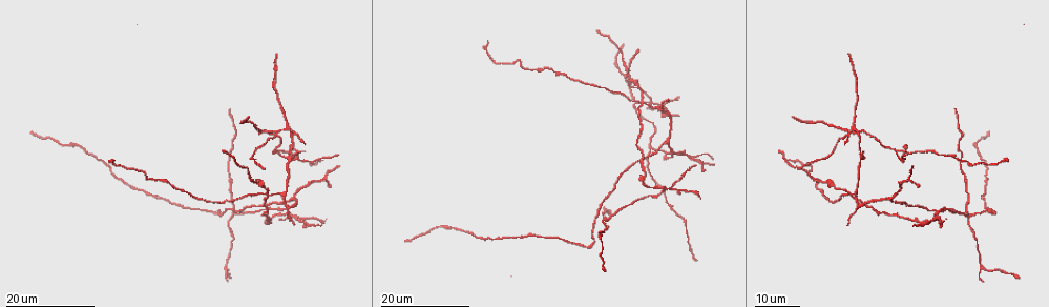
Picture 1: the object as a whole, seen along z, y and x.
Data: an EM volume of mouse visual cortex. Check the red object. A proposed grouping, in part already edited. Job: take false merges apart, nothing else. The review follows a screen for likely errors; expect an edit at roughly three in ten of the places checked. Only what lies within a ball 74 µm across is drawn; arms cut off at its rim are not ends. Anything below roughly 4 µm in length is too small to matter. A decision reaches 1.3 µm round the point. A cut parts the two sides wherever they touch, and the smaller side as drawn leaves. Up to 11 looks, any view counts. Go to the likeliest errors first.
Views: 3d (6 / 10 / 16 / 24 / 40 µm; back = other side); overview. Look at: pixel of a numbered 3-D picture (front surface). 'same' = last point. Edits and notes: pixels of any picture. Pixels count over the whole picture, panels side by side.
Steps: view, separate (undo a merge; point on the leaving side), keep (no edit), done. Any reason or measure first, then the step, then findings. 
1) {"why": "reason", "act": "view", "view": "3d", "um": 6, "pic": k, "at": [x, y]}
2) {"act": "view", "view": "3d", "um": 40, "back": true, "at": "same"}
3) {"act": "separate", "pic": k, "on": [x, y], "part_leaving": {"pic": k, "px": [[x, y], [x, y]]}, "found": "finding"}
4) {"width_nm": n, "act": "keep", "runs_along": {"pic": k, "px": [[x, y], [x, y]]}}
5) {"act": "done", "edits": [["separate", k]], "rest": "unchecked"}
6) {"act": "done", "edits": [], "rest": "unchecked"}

{"why": "looks like a crossing", "act": "view", "view": "3d", "um": 16, "pic": 1, "at": [286, 126]}

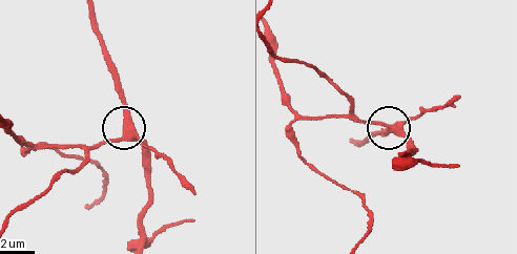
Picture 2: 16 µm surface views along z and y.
{"act": "view", "view": "3d", "um": 6, "pic": 2, "at": [127, 135]}

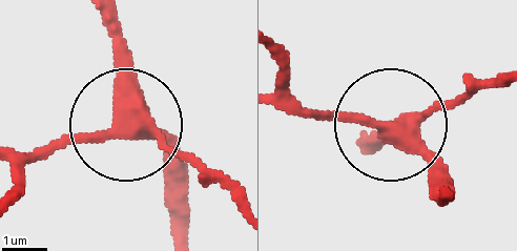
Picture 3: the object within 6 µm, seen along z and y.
{"side_arm_um": 19, "act": "separate", "pic": 3, "on": [193, 159], "part_leaving": {"pic": 3, "px": [[143, 121], [238, 207]]}, "found": "two neurons meet here"}

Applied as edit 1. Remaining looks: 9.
{"why": "four or more arms meet", "act": "view", "view": "3d", "um": 16, "pic": 1, "at": [269, 195]}

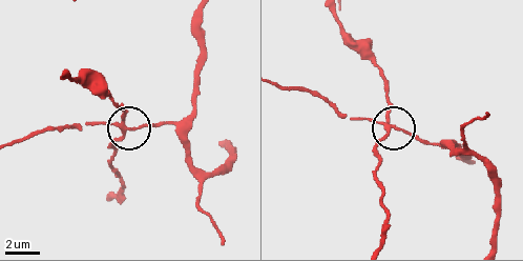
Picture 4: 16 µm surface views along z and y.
{"act": "view", "view": "3d", "um": 6, "pic": 4, "at": [125, 131]}

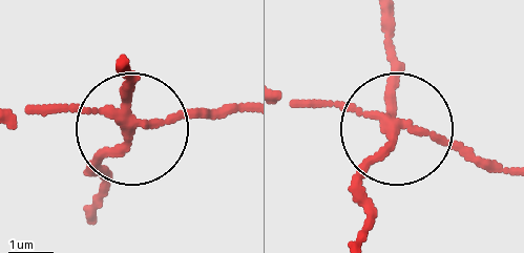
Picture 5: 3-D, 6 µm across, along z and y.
{"act": "view", "view": "3d", "um": 6, "back": true, "pic": 5, "at": [126, 128]}

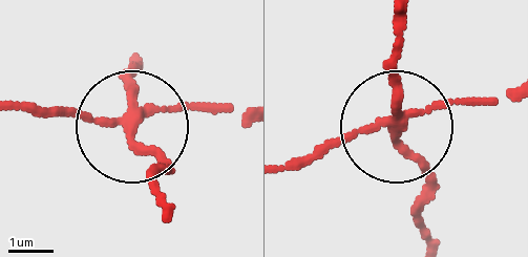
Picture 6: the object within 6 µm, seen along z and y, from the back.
{"act": "separate", "pic": 6, "on": [119, 75], "part_leaving": {"pic": 6, "px": [[127, 123], [161, 161], [161, 201]]}, "found": "a second neuron is stuck on"}

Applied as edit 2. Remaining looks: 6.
{"why": "see it whole again", "act": "view", "view": "overview"}

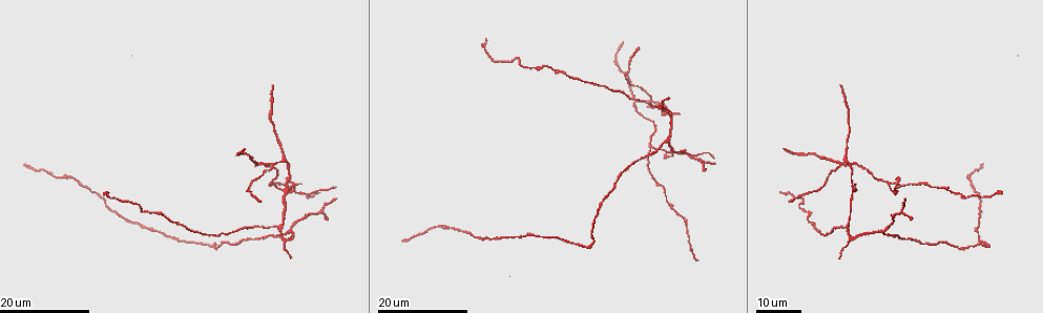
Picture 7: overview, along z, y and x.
{"why": "arms part here", "act": "view", "view": "3d", "um": 16, "pic": 7, "at": [271, 184]}

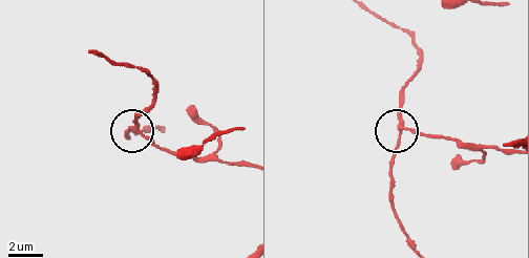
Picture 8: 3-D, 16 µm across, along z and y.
{"act": "view", "view": "3d", "um": 10, "pic": 8, "at": [403, 128]}

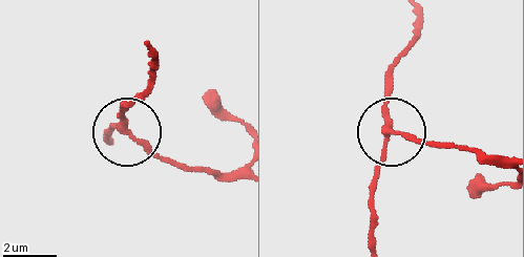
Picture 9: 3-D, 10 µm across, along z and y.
{"arms": 3, "act": "keep", "runs_along": {"pic": 9, "px": [[414, 20], [394, 70], [386, 118], [394, 129], [439, 145]]}, "found": "continuous, no second neuron"}

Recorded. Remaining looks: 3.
{"why": "arms part here", "act": "view", "view": "3d", "um": 16, "pic": 7, "at": [667, 140]}

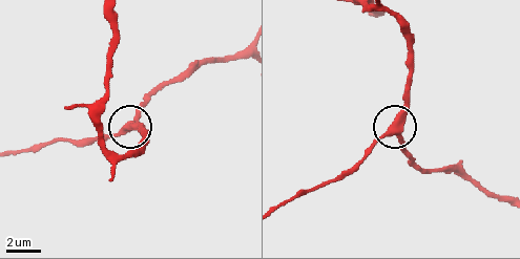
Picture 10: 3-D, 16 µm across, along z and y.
{"act": "view", "view": "3d", "um": 10, "pic": 10, "at": [401, 133]}

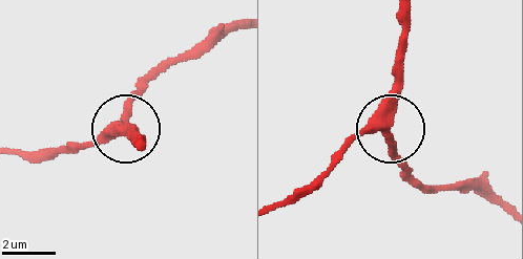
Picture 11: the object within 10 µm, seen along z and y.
{"arms": 3, "act": "keep", "runs_along": {"pic": 11, "px": [[279, 208], [354, 139], [380, 129], [412, 185]]}, "found": "all the same neuron"}

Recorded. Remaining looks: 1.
{"act": "done", "edits": [["separate", 3], ["separate", 6]], "rest": "unchecked"}

